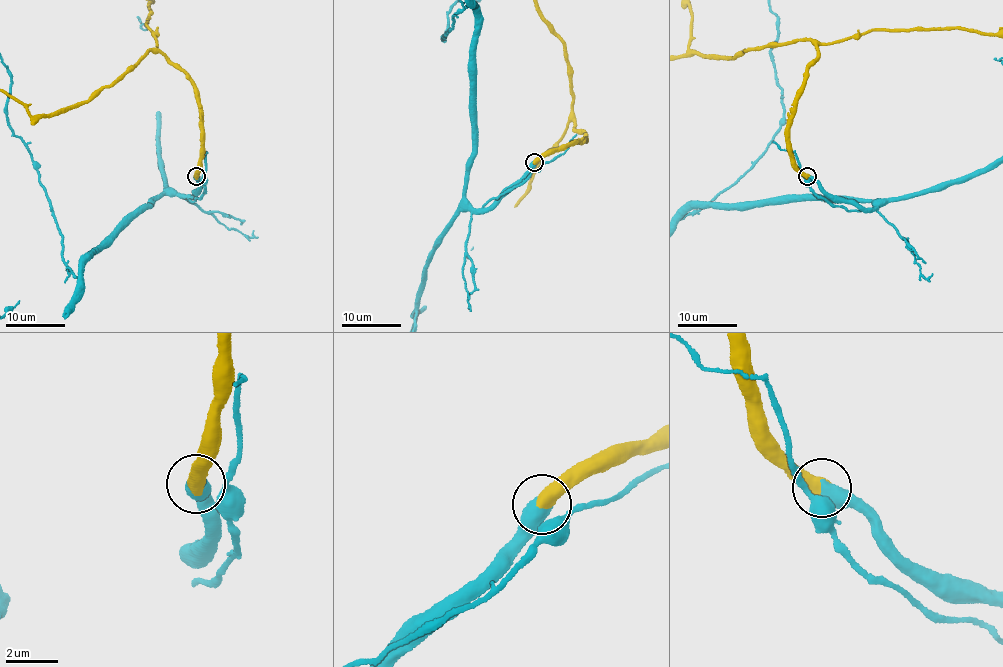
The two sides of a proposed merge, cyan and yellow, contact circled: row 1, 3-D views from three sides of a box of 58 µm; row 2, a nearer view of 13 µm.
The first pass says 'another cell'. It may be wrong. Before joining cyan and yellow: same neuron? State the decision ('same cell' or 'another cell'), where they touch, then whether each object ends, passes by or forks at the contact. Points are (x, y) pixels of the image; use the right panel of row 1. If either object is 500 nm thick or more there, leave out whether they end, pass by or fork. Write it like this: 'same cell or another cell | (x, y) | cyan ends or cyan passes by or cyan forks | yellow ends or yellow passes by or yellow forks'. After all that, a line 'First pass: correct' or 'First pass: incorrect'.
same cell | (807, 176)
First pass: incorrect

